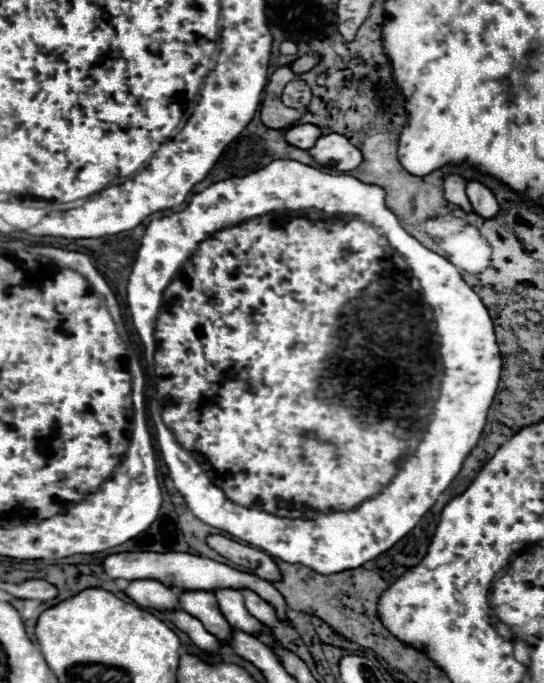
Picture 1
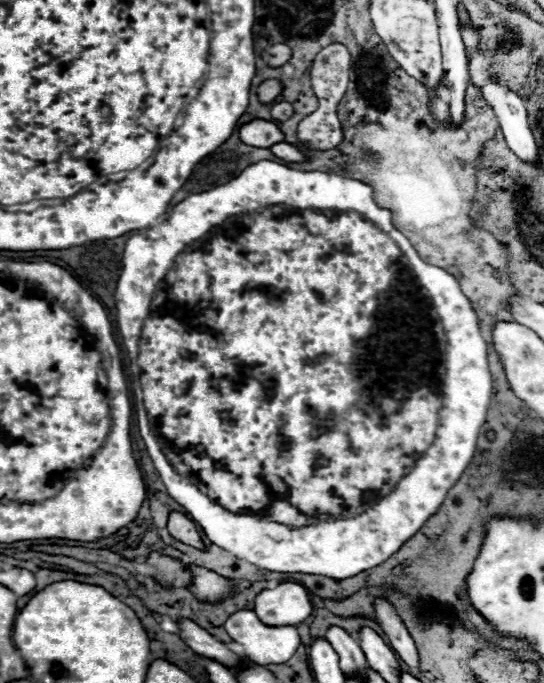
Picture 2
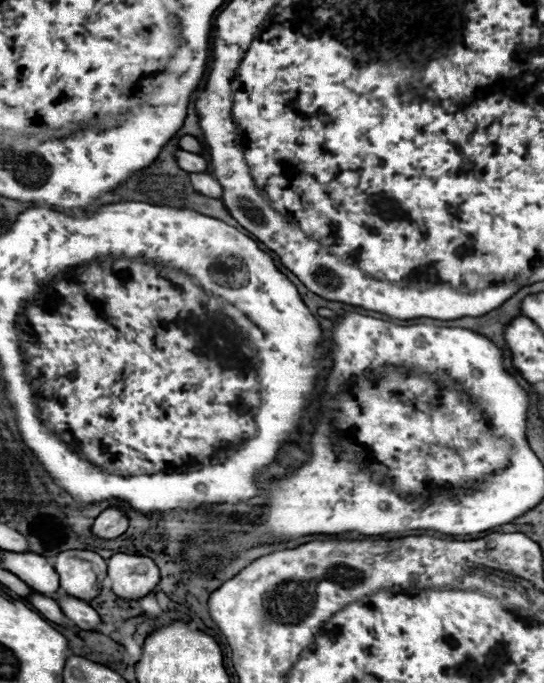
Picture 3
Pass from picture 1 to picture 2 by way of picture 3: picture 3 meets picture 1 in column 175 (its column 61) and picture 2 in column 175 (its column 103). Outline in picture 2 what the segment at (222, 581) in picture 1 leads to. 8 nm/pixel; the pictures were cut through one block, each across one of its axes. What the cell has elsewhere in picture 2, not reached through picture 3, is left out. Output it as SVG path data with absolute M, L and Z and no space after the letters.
M152 552L146 558L146 564L152 570L152 578L162 586L174 586L174 582L180 582L180 586L188 588L192 586L192 572L186 570L186 566L170 556L164 556L160 552Z

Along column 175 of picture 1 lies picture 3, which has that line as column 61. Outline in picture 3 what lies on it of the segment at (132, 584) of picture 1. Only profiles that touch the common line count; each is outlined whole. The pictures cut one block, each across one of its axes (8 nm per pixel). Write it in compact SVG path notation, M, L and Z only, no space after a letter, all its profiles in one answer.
M56 592L54 600L60 604L62 612L70 620L74 620L82 630L96 630L96 624L100 624L98 612L90 604L86 604L84 600L68 596L68 594L62 594L62 592Z

